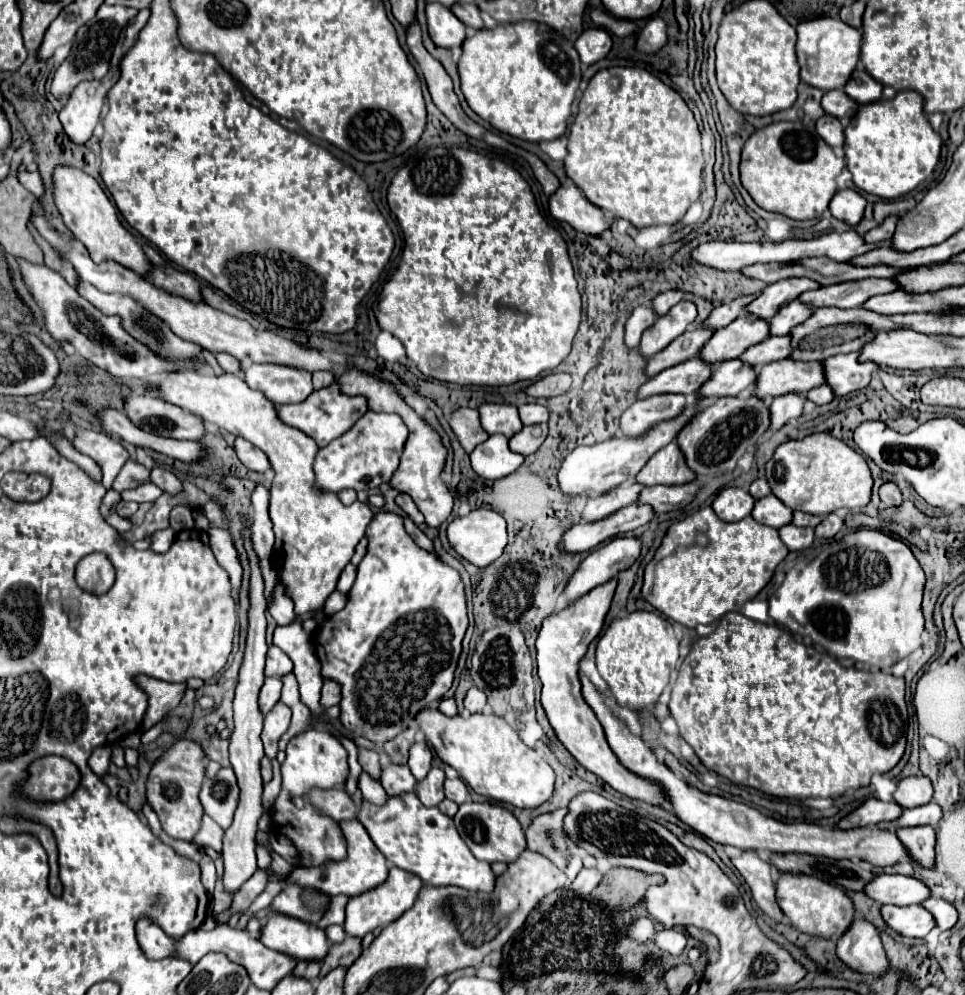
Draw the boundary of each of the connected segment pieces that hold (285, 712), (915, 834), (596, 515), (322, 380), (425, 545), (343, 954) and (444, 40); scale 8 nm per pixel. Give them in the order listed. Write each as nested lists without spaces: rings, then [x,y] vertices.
[[[278,701],[278,703],[272,707],[272,711],[266,713],[266,717],[264,717],[262,741],[264,741],[266,755],[268,755],[270,759],[274,759],[276,753],[278,753],[278,739],[288,731],[290,715],[292,715],[292,711],[290,711],[282,701]]]
[[[904,827],[898,829],[896,835],[920,865],[934,865],[934,827]]]
[[[636,481],[622,483],[622,487],[618,487],[616,491],[610,491],[610,493],[606,493],[606,495],[600,495],[600,497],[590,499],[590,501],[586,503],[584,511],[582,511],[582,519],[588,521],[588,523],[606,519],[606,517],[610,517],[612,513],[616,513],[618,509],[634,503],[640,491],[642,491],[642,485],[636,483]]]
[[[316,371],[316,373],[312,373],[314,389],[324,389],[324,387],[328,387],[332,381],[334,381],[334,375],[328,373],[328,371]]]
[[[406,517],[404,519],[404,527],[406,527],[406,531],[408,531],[408,535],[416,541],[416,545],[418,547],[422,547],[422,549],[426,549],[426,551],[430,551],[430,553],[434,553],[434,545],[432,545],[432,541],[412,523],[412,519],[410,517]]]
[[[346,935],[342,943],[332,943],[330,955],[326,955],[326,959],[322,961],[320,975],[326,975],[330,969],[338,965],[350,967],[360,957],[360,953],[362,953],[362,939],[352,939],[350,935]]]
[[[438,3],[426,5],[426,19],[428,19],[428,31],[432,41],[438,47],[460,47],[466,39],[466,25],[458,23],[454,19],[454,13],[448,7],[442,7]]]

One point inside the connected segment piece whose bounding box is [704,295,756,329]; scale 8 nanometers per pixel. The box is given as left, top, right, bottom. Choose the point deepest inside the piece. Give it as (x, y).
(726, 313)

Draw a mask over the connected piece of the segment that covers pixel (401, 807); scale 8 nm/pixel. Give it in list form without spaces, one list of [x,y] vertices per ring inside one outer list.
[[[414,791],[406,795],[388,795],[384,805],[374,805],[362,799],[358,819],[384,857],[392,865],[418,875],[424,885],[456,885],[484,893],[494,889],[496,877],[490,865],[470,853],[448,815],[444,815],[438,807],[424,807]]]

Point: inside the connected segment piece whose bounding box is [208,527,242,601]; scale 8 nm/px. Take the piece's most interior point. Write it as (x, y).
(220, 541)

